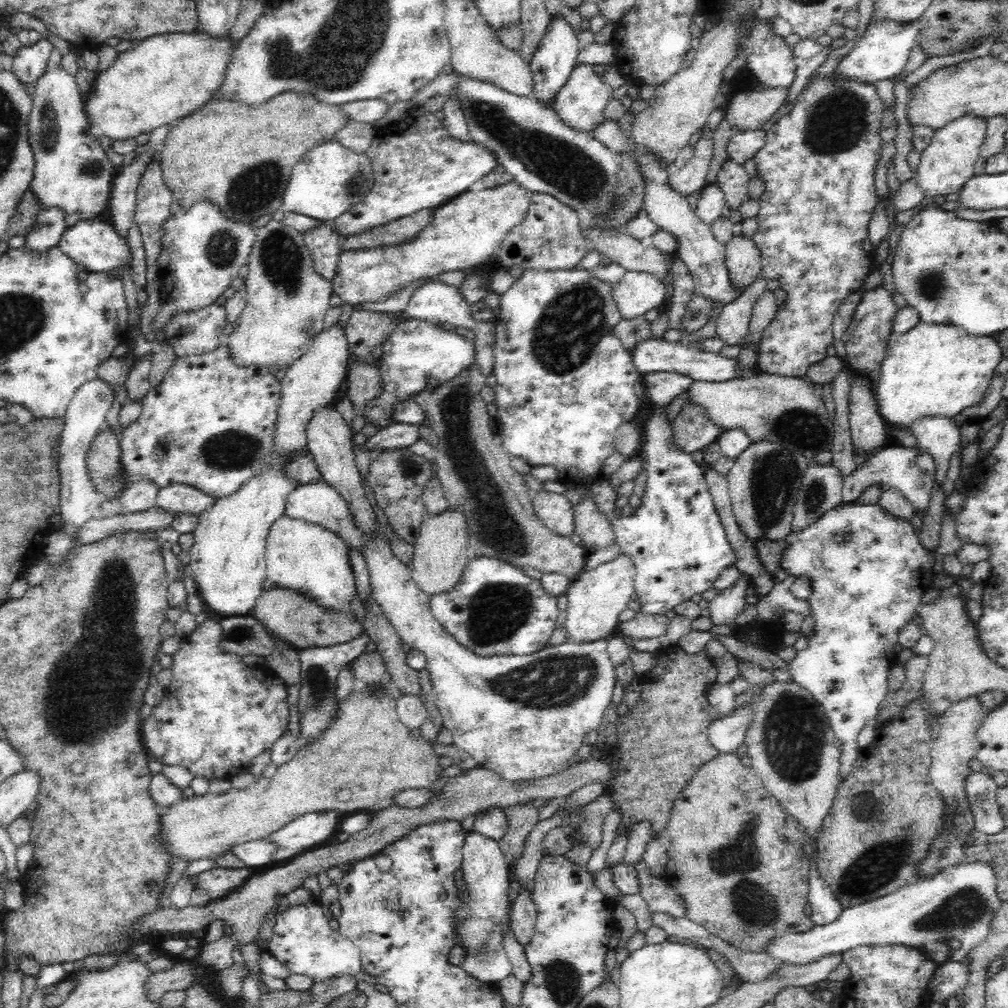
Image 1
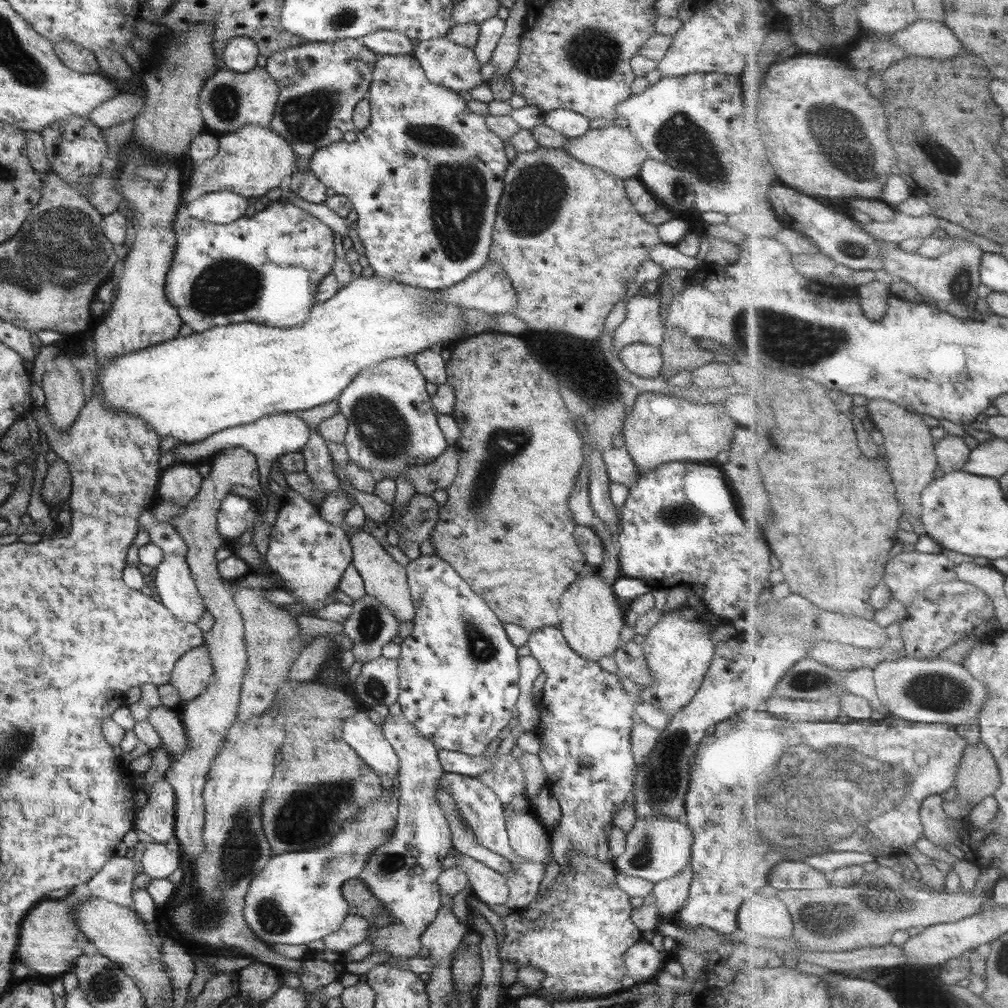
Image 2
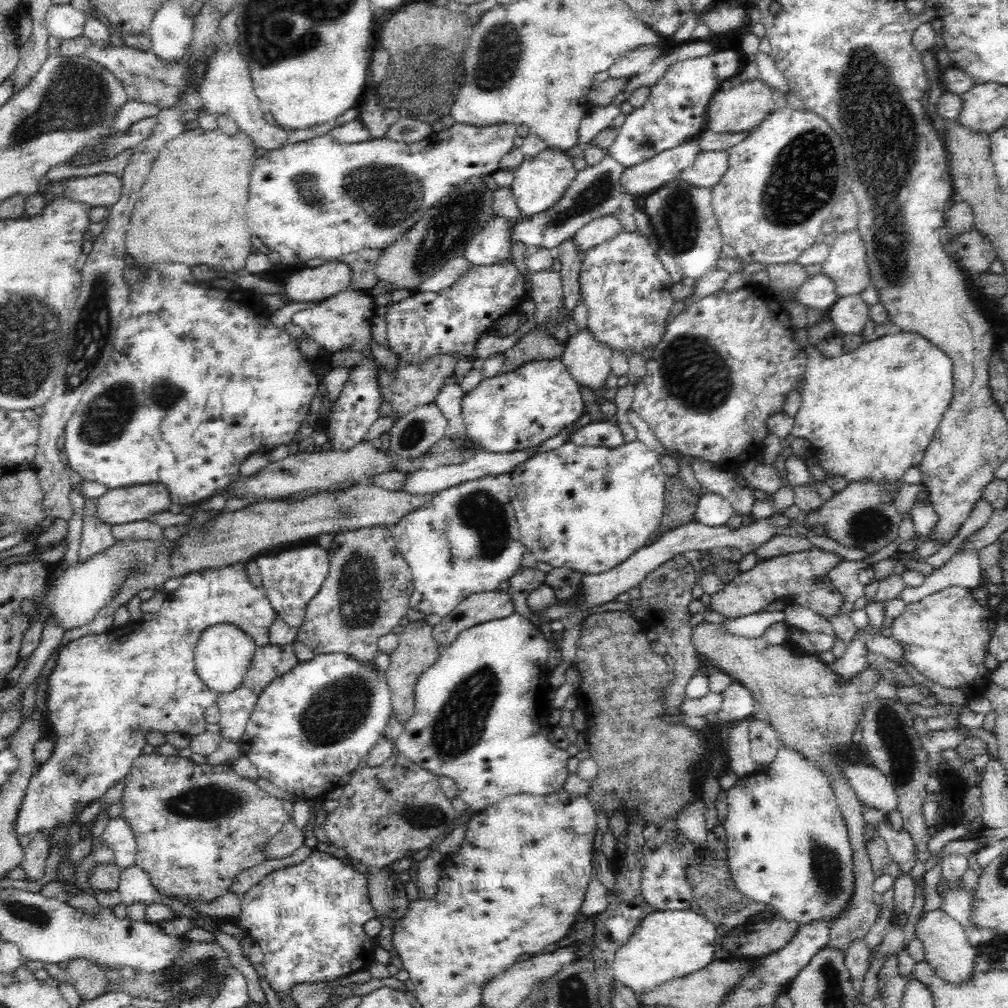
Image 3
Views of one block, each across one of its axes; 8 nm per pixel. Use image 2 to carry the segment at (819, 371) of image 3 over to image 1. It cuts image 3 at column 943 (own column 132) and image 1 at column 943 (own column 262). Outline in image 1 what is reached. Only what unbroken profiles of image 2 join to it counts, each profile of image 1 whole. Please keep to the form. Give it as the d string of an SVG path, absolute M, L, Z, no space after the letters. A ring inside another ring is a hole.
M920 321L905 334L894 336L875 375L874 390L884 422L899 428L924 416L953 418L965 408L978 404L990 386L997 364L1003 359L1002 348L991 337L970 336L950 324L926 324Z

